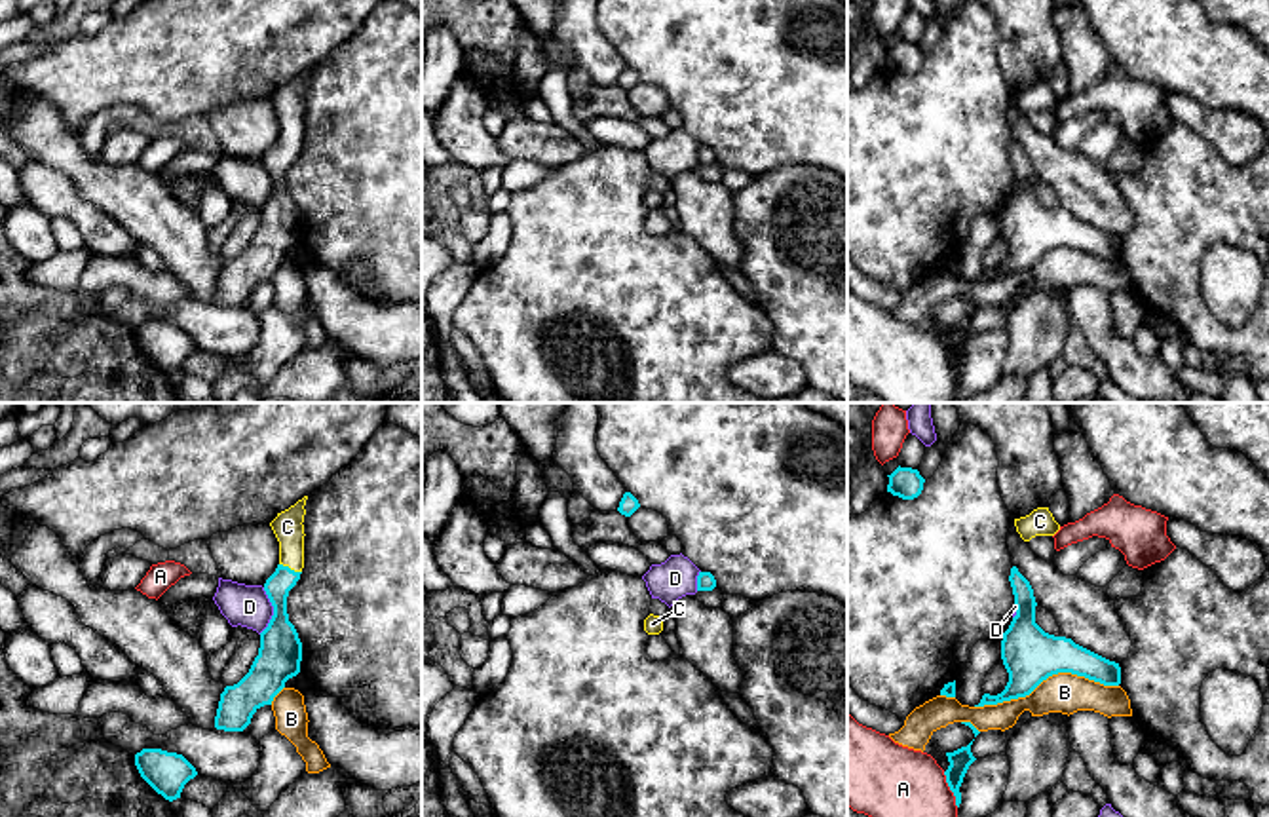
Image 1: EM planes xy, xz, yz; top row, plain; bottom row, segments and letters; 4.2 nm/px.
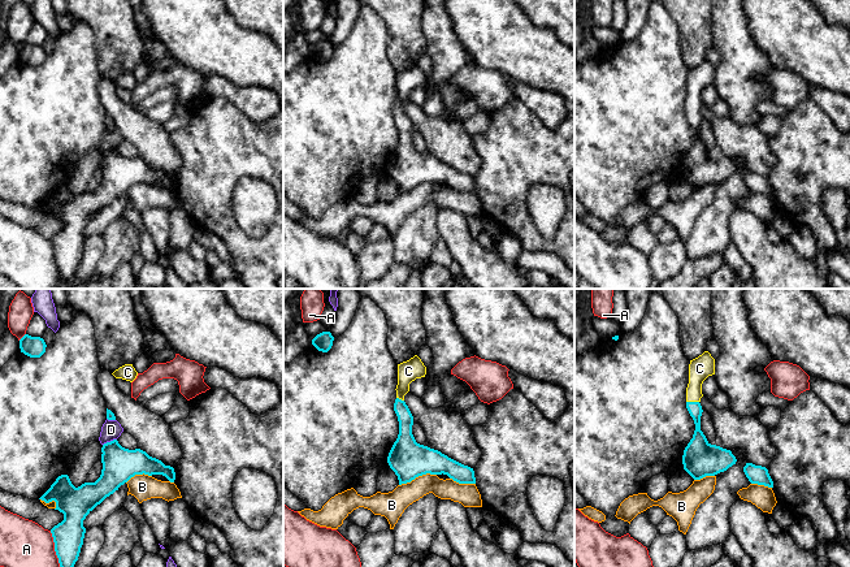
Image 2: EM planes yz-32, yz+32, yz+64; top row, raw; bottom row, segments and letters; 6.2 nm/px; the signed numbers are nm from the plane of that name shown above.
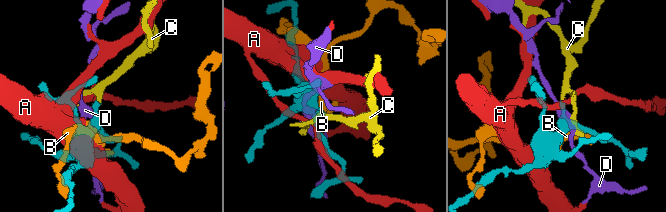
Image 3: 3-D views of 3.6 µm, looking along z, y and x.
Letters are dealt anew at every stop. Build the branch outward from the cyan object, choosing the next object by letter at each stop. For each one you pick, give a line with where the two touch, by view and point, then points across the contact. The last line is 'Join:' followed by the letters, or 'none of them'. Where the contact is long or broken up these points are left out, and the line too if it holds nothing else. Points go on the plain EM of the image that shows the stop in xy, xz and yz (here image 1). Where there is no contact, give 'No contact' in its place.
C: Touches cyan at xy (289, 143). Path across: xy (278, 160), (289, 143), (287, 101)
Join: C

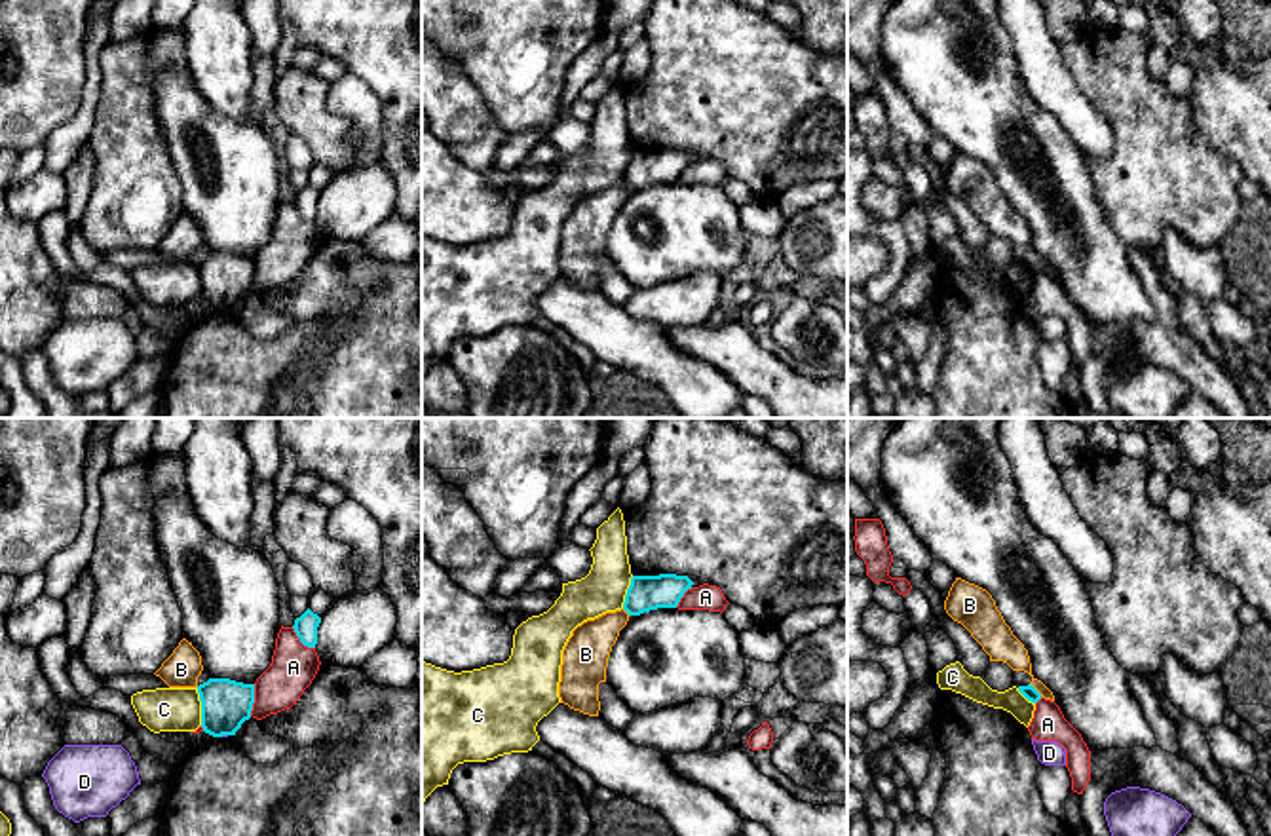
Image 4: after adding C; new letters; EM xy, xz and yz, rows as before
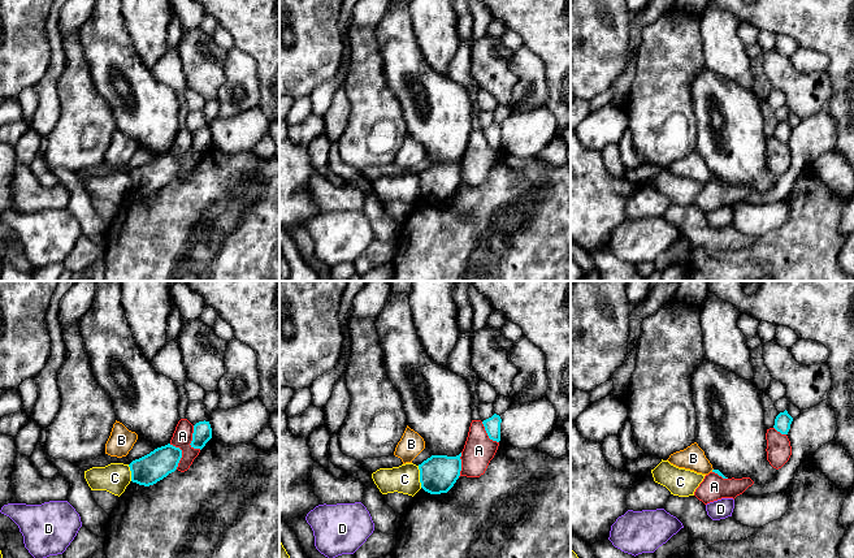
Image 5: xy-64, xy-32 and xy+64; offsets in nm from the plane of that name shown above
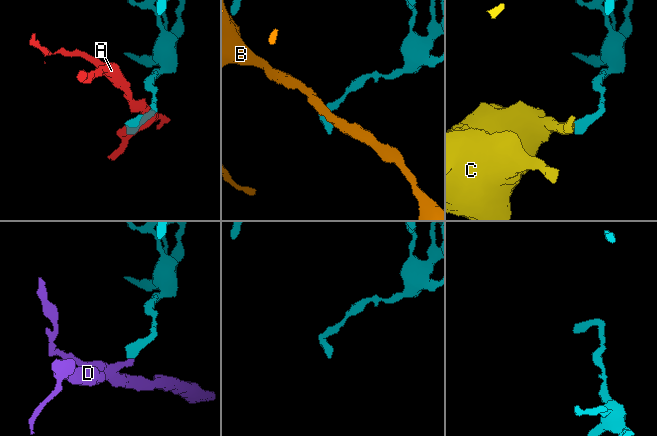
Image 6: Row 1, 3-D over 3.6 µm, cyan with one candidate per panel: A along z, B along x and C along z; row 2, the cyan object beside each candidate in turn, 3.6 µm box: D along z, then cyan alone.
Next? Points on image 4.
Join: none of them

